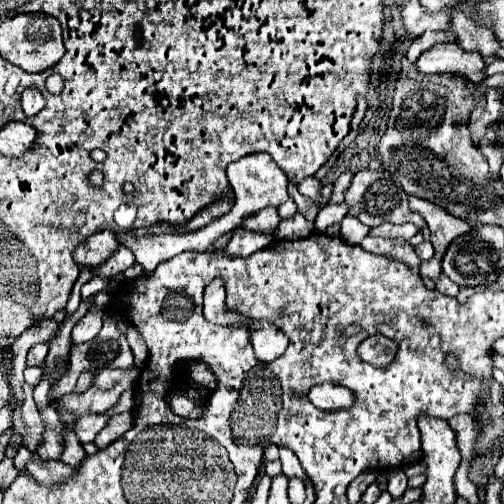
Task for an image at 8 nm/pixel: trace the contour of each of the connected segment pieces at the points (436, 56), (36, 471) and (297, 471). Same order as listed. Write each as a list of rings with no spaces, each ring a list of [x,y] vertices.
[[[434,44],[414,62],[420,74],[436,72],[464,72],[470,80],[482,82],[484,60],[478,52],[464,52],[456,44]]]
[[[34,454],[34,460],[30,460],[30,462],[26,464],[26,470],[28,470],[28,474],[34,476],[36,482],[40,482],[42,486],[56,486],[56,484],[60,484],[60,482],[66,482],[66,480],[74,474],[74,470],[72,470],[68,464],[64,464],[64,462],[54,462],[54,460],[42,462],[38,454]]]
[[[280,448],[280,462],[282,462],[282,474],[288,480],[290,478],[300,478],[302,482],[308,482],[308,474],[302,470],[294,452],[290,452],[288,448]]]

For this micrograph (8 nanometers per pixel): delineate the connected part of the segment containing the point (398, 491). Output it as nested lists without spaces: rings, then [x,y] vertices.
[[[394,470],[390,474],[390,480],[387,483],[387,490],[390,492],[393,499],[400,498],[404,494],[404,490],[407,489],[408,477],[404,474],[404,470]]]

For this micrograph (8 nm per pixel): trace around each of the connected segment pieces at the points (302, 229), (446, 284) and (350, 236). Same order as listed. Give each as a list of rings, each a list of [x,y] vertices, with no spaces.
[[[294,214],[294,218],[290,220],[282,220],[280,226],[278,226],[278,232],[276,232],[276,238],[278,240],[300,240],[300,238],[306,238],[314,232],[314,224],[308,222],[302,214]]]
[[[444,273],[440,274],[439,280],[436,283],[436,289],[450,297],[456,297],[459,292],[459,286],[452,282]]]
[[[344,216],[344,220],[340,222],[340,238],[346,240],[348,244],[360,244],[368,232],[370,232],[370,228],[362,226],[356,218]]]

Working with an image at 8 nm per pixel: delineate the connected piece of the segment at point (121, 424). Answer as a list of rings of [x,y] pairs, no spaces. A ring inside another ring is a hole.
[[[122,412],[122,414],[112,416],[112,418],[108,420],[106,428],[96,436],[94,444],[96,444],[98,448],[106,448],[106,446],[110,446],[114,440],[118,440],[120,436],[124,436],[126,430],[132,428],[132,424],[134,424],[134,416],[132,416],[132,412]]]

